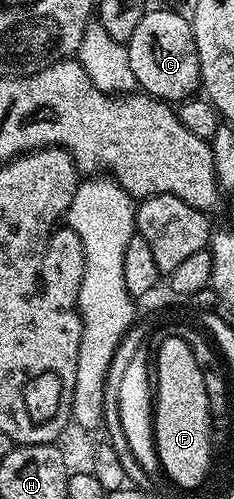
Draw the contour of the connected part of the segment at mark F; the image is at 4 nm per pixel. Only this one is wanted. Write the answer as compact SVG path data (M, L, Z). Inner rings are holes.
M163 336L158 344L158 366L156 362L156 403L153 405L155 446L175 478L193 482L211 475L212 441L206 437L210 399L204 386L204 374L200 366L196 366L196 358L192 350L188 350L188 342L179 336Z

